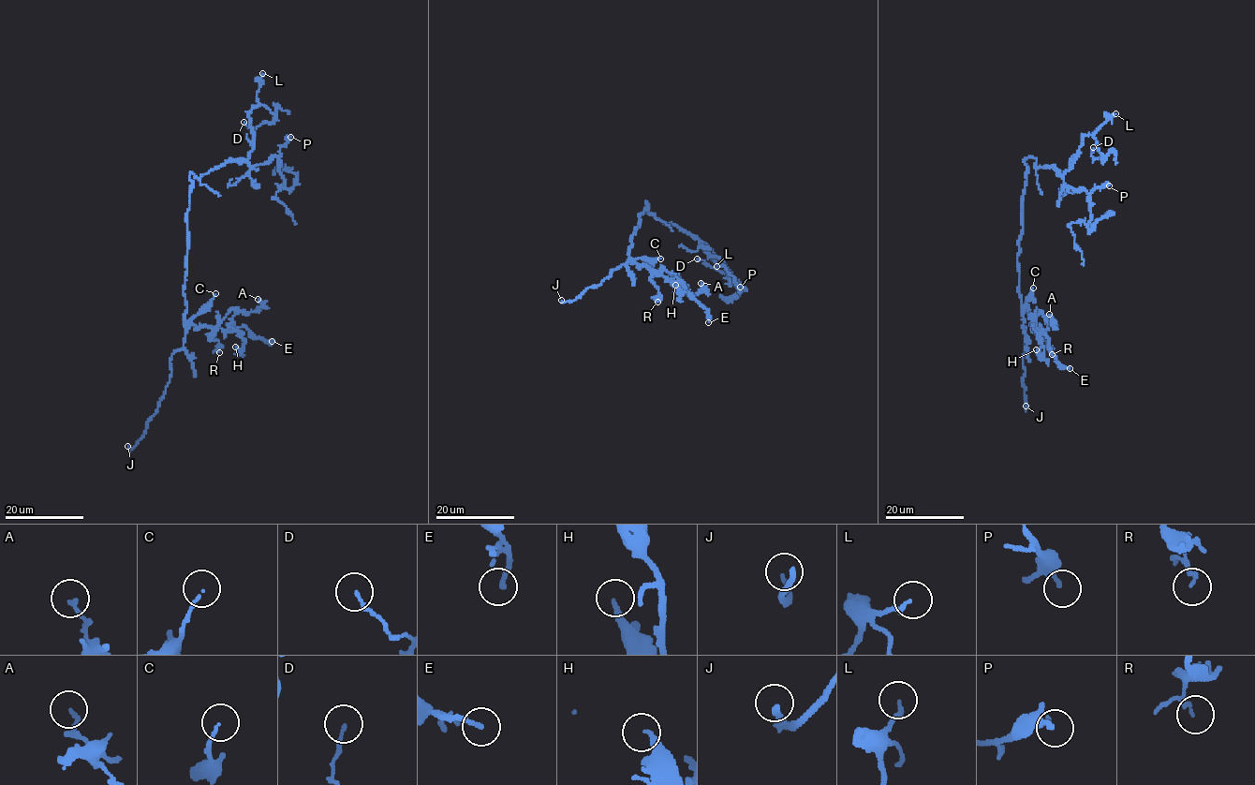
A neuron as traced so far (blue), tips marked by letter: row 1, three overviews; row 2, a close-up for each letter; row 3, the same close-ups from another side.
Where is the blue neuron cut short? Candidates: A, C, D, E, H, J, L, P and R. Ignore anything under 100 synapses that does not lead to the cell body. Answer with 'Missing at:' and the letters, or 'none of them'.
Missing at: J

